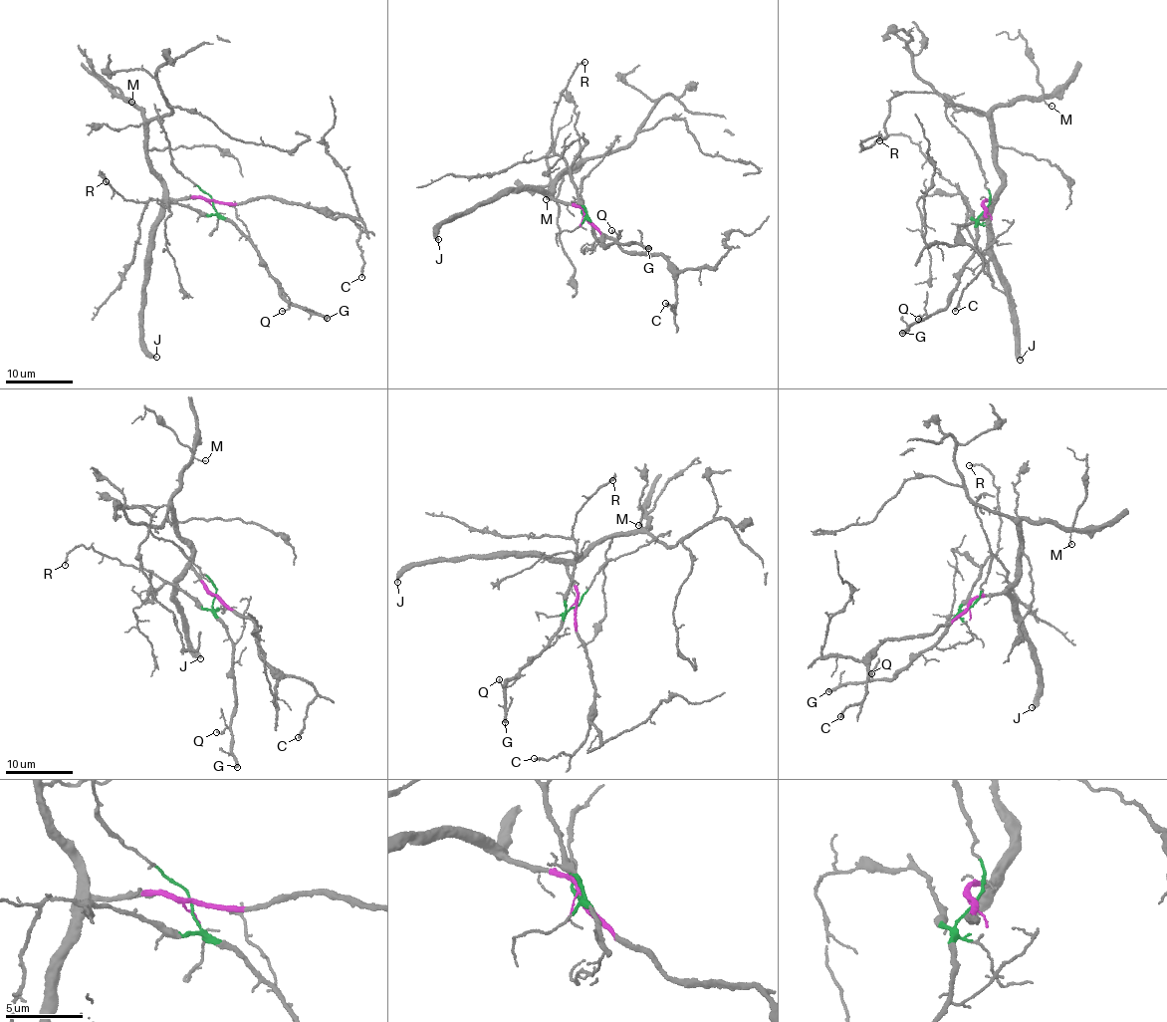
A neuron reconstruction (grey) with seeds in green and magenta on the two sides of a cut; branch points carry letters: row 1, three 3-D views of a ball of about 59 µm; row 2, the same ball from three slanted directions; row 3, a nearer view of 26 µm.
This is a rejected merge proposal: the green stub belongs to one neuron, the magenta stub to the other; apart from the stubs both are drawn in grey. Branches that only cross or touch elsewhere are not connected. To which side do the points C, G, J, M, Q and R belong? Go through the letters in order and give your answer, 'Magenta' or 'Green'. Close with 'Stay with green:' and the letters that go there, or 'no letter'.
C: Magenta
G: Green
J: Magenta
M: Magenta
Q: Green
R: Green
Stay with green: G, Q, R

